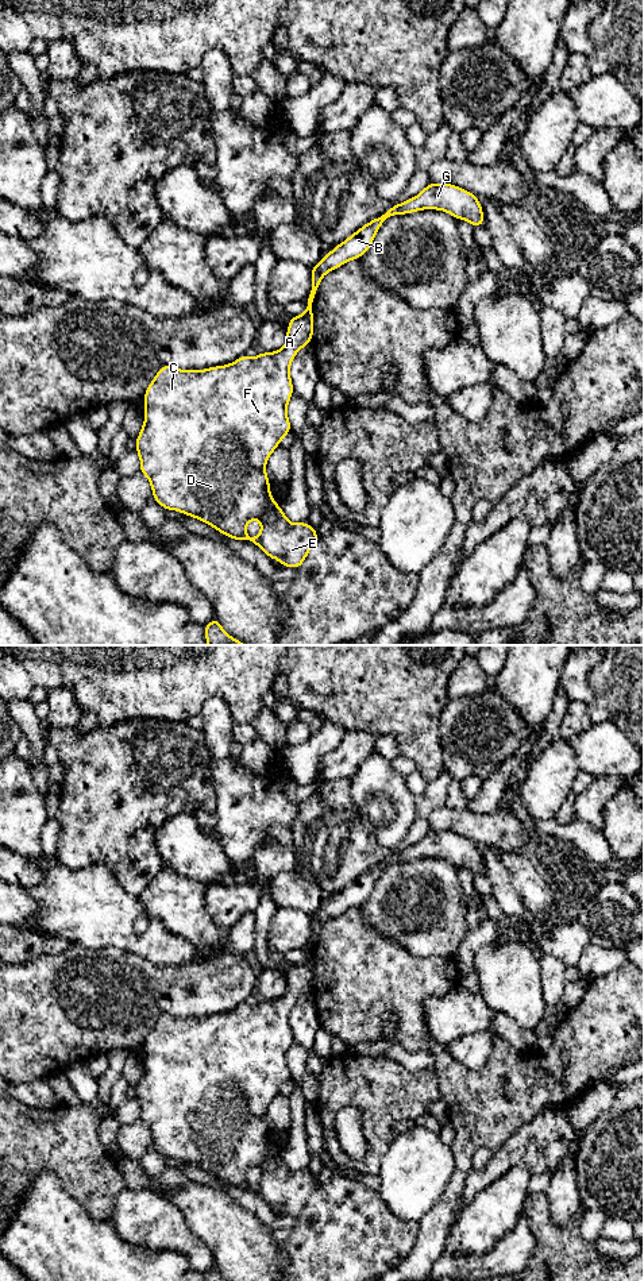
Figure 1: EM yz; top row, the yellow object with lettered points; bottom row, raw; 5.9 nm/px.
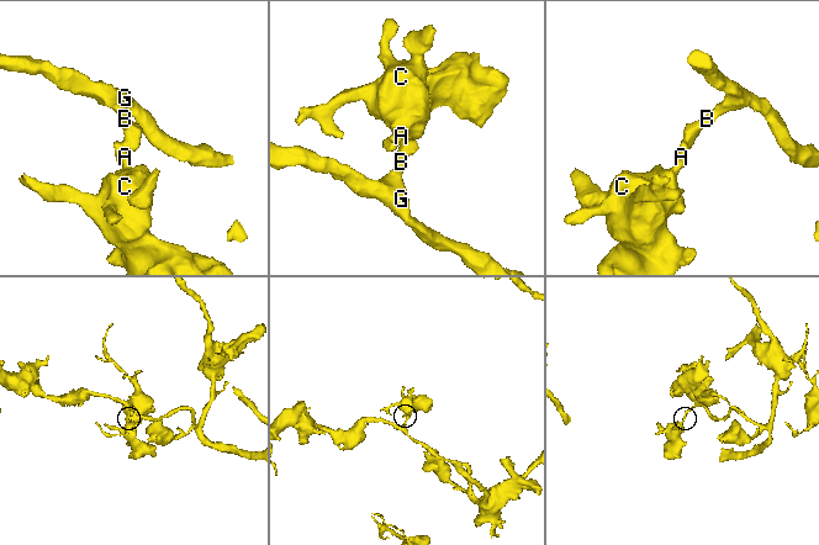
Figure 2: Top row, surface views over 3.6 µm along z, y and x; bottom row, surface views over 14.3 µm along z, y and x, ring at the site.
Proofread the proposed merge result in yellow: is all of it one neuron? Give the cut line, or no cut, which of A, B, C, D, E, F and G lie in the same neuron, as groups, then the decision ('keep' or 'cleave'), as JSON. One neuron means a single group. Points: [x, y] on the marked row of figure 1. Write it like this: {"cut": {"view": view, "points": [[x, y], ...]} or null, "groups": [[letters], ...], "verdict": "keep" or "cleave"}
{"cut": {"view": "yz", "points": [[308, 296], [313, 300]]}, "groups": [["A", "C", "D", "E", "F"], ["B", "G"]], "verdict": "cleave"}

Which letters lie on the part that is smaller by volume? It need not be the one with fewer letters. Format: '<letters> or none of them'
A, C, D, E, F

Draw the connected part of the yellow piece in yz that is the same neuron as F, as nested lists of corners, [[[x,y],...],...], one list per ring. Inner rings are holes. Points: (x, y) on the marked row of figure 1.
[[[306,297],[306,310],[300,316],[292,316],[288,324],[286,331],[286,343],[279,351],[274,352],[261,352],[255,358],[250,358],[247,354],[243,354],[234,363],[224,366],[213,366],[205,370],[181,370],[173,369],[169,364],[162,364],[155,375],[155,378],[147,386],[144,391],[144,423],[135,440],[136,454],[140,459],[139,472],[146,475],[150,481],[150,486],[153,489],[153,499],[158,502],[165,510],[177,510],[184,513],[185,516],[197,518],[204,524],[211,525],[221,535],[238,540],[247,541],[258,545],[270,560],[279,559],[281,568],[292,567],[298,570],[301,564],[305,562],[306,555],[311,552],[313,544],[320,539],[316,533],[316,528],[308,522],[290,524],[288,517],[285,516],[281,506],[277,505],[274,498],[270,494],[270,481],[266,475],[266,462],[269,456],[279,447],[281,440],[292,431],[290,421],[288,418],[288,402],[294,394],[293,382],[290,379],[290,363],[294,359],[296,354],[305,346],[312,343],[312,335],[315,332],[313,323],[313,302],[315,300]],[[251,520],[259,520],[262,525],[262,530],[257,537],[248,537],[246,533],[246,525]]]

